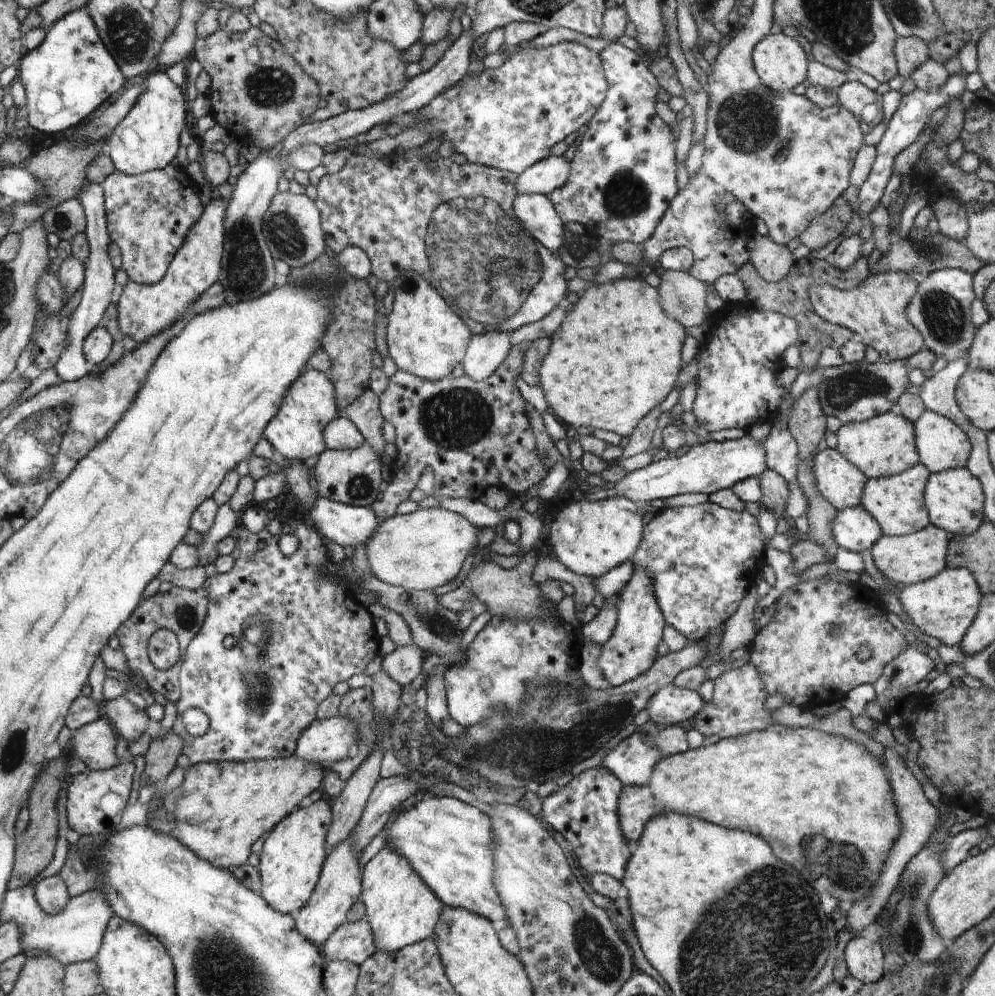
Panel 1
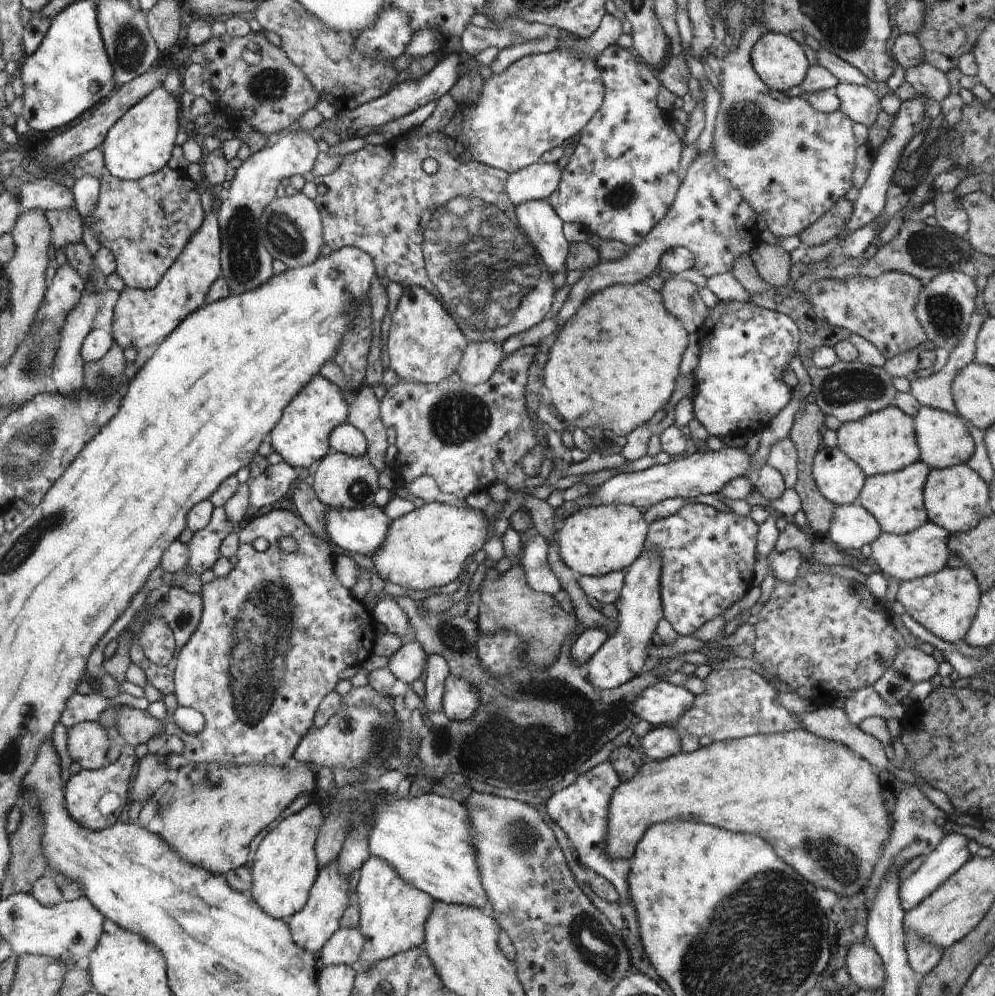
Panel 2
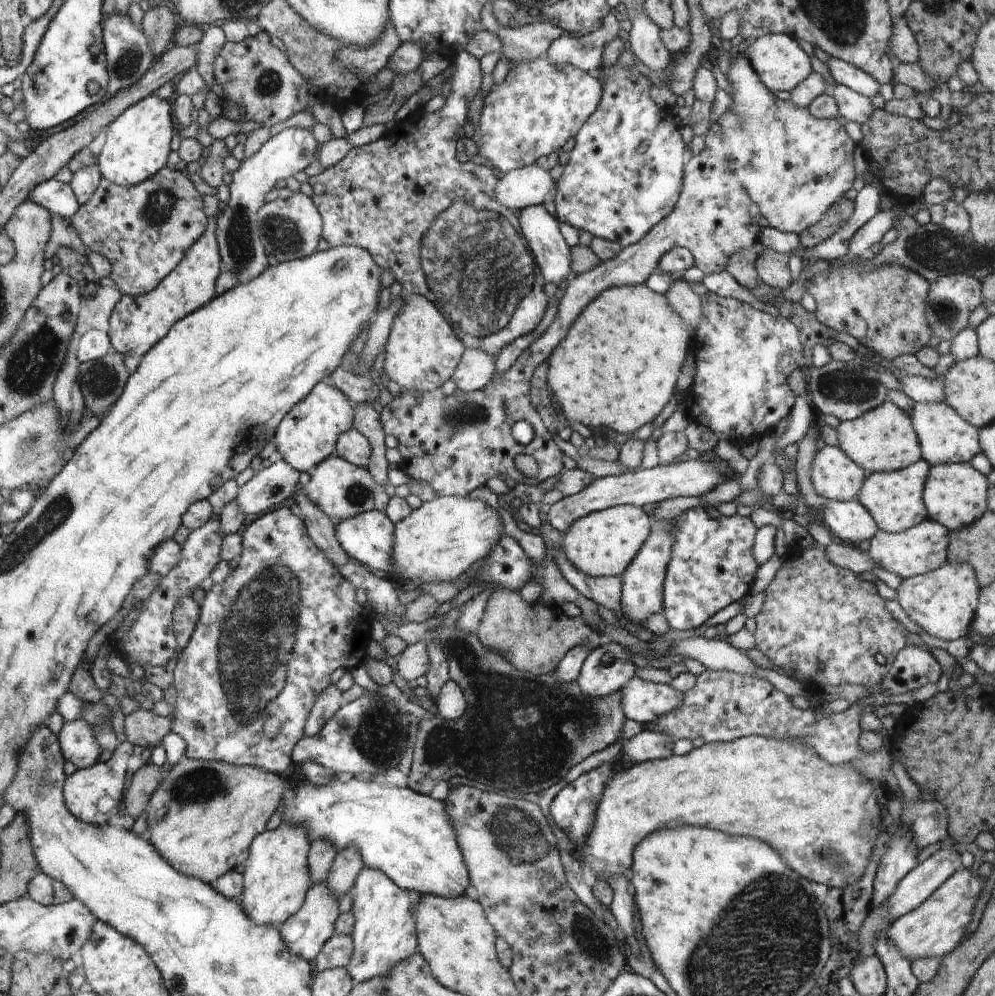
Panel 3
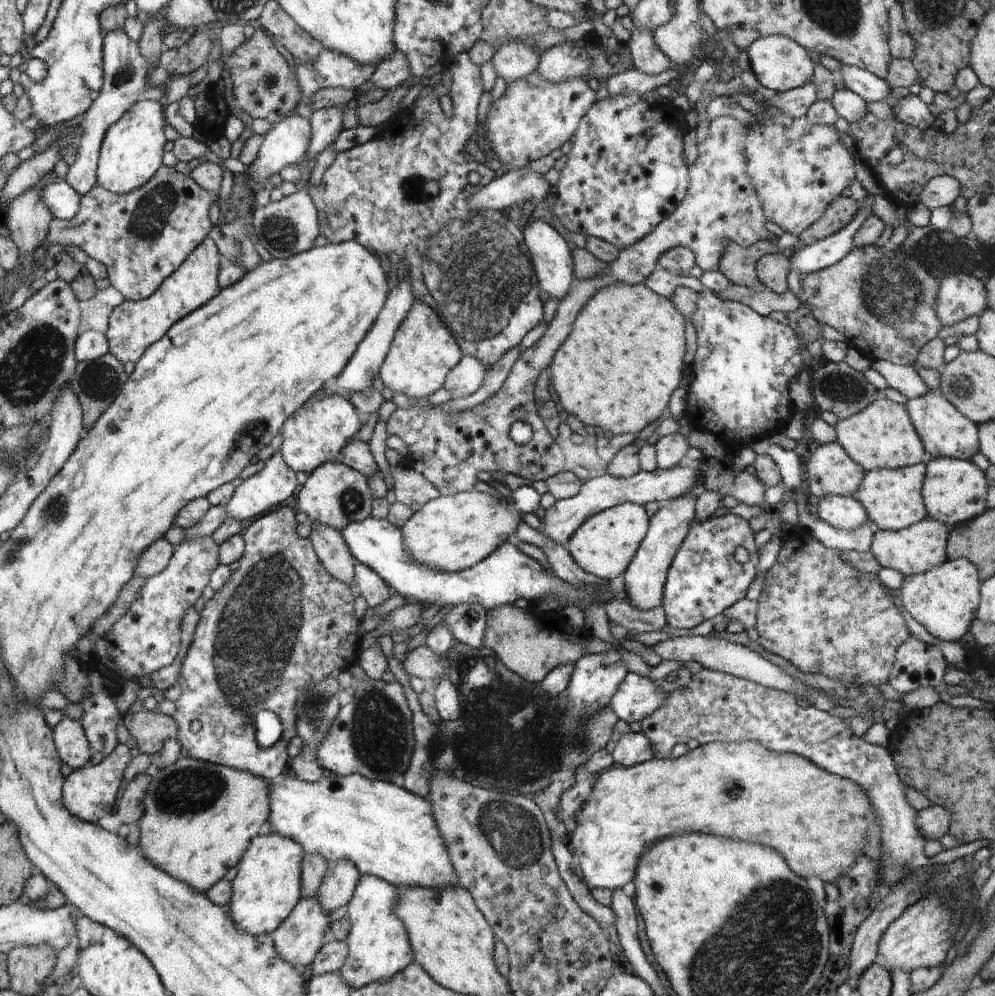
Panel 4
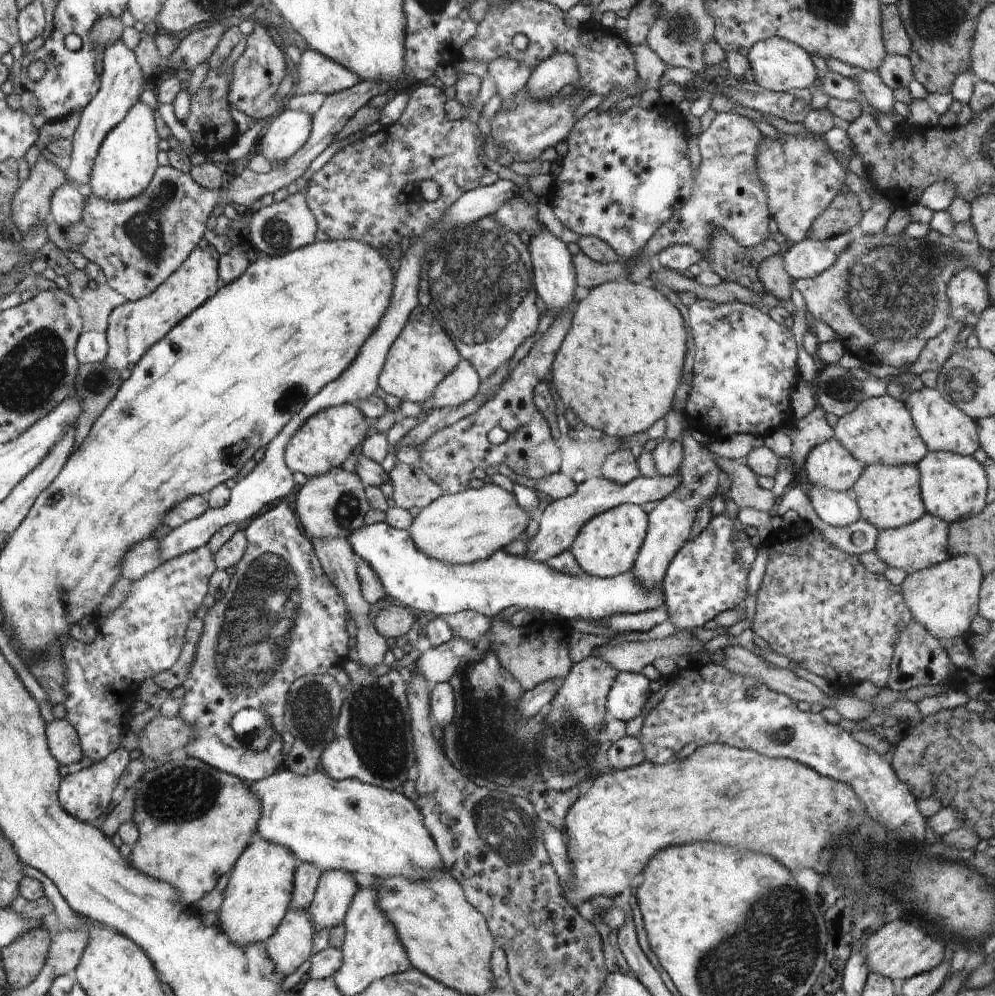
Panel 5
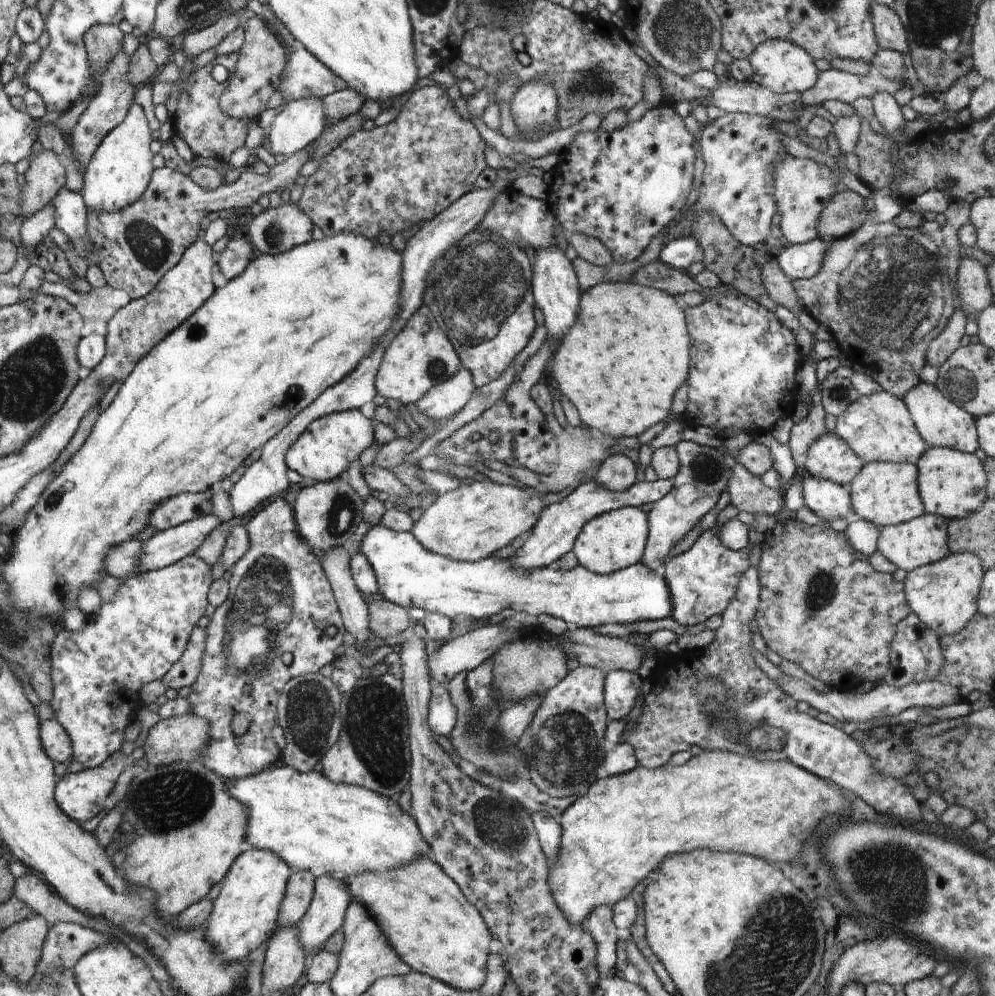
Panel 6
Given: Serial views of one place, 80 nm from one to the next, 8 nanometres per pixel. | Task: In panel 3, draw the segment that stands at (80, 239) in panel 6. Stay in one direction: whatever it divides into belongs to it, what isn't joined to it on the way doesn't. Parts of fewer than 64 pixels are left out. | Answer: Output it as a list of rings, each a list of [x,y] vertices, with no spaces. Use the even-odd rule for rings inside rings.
[[[48,179],[35,186],[30,192],[30,200],[43,206],[51,214],[70,218],[79,207],[73,188],[67,183]]]

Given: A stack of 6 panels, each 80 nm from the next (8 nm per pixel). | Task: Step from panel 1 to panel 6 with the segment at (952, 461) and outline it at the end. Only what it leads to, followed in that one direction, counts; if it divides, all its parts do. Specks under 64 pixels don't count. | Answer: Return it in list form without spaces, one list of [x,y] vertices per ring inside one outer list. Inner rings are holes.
[[[919,381],[904,396],[904,404],[908,407],[919,435],[928,447],[948,447],[965,453],[974,453],[979,447],[975,417],[968,414],[963,408],[956,406],[947,399],[935,385]]]

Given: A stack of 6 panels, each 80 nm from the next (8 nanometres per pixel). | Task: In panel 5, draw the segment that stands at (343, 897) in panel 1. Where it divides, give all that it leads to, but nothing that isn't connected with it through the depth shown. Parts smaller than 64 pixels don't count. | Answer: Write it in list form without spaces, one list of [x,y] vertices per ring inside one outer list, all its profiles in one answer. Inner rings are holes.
[[[292,909],[283,918],[282,924],[267,940],[267,950],[277,964],[277,971],[287,977],[312,956],[312,938],[317,930],[313,925],[308,909]]]

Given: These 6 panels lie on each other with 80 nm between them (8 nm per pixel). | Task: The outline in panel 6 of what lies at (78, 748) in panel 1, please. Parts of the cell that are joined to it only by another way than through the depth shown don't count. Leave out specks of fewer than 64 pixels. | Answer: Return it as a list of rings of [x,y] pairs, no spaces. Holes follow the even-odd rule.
[[[56,720],[41,722],[44,750],[52,762],[70,763],[73,758],[73,744],[66,729]]]

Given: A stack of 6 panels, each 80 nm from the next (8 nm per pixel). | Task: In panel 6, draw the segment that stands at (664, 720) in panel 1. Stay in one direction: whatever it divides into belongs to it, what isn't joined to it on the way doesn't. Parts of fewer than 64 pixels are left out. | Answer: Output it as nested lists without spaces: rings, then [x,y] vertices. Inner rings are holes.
[[[610,671],[606,673],[604,694],[605,706],[610,720],[626,718],[634,708],[638,692],[645,692],[648,681],[630,671]]]

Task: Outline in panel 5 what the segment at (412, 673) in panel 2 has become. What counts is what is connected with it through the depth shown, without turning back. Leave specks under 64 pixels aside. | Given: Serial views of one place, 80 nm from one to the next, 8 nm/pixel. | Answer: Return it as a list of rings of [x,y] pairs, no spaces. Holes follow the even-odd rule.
[[[484,636],[476,645],[460,637],[452,637],[447,643],[423,650],[414,664],[425,681],[449,682],[462,661],[483,659],[483,654],[490,648],[489,646],[487,636]]]

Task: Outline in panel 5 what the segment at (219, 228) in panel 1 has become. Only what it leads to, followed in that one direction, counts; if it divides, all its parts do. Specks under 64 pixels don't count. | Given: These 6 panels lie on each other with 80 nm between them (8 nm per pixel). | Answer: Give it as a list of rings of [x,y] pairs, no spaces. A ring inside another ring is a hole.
[[[206,239],[204,246],[188,258],[188,266],[180,270],[180,274],[171,274],[172,282],[164,281],[156,294],[152,293],[138,301],[126,301],[112,310],[110,313],[105,335],[107,336],[109,351],[107,352],[107,365],[119,370],[134,368],[143,358],[143,354],[151,348],[155,342],[162,340],[183,319],[194,313],[200,305],[219,292],[219,258],[221,255]]]

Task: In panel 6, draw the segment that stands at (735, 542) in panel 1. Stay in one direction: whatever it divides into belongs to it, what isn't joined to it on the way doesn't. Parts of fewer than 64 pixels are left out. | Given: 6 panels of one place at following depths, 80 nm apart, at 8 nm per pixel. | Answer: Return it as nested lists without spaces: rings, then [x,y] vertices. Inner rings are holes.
[[[721,525],[702,531],[698,540],[684,552],[674,555],[661,569],[662,576],[670,588],[673,602],[671,617],[685,626],[706,622],[711,616],[720,616],[735,600],[739,582],[750,566],[748,552],[732,550],[722,544],[719,537]]]

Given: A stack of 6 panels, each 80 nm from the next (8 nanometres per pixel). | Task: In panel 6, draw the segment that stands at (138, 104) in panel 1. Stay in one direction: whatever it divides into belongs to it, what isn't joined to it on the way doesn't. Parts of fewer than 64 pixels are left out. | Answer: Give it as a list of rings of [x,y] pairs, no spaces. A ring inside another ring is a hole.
[[[132,103],[124,120],[115,126],[96,147],[83,172],[83,188],[80,190],[88,211],[108,212],[126,209],[146,192],[152,170],[152,131],[146,114],[137,103]]]

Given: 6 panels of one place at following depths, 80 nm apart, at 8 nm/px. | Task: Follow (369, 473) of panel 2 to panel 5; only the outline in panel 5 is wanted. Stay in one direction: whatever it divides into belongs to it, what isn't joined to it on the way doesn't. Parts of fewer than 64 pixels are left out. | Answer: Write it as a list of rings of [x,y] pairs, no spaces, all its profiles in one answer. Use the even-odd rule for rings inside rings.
[[[336,467],[311,478],[308,483],[301,486],[296,496],[295,512],[300,517],[300,526],[306,529],[306,535],[311,540],[324,537],[347,539],[349,534],[364,524],[368,501],[367,496],[364,496],[362,479],[354,476],[354,472],[346,472],[344,467]]]

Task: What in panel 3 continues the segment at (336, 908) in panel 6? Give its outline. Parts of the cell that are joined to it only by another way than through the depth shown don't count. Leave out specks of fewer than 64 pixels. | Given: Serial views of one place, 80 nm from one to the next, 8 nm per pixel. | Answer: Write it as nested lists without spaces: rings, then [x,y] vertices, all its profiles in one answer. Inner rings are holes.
[[[347,846],[339,850],[339,854],[327,874],[327,885],[338,900],[348,894],[364,867],[365,862],[358,848]]]

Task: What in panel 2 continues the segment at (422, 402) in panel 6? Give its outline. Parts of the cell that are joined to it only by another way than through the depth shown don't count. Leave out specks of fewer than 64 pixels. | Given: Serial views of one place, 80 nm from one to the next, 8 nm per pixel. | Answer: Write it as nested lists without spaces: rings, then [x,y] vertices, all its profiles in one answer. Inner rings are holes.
[[[496,341],[469,342],[456,371],[465,383],[479,385],[490,380],[503,358],[503,346]]]

